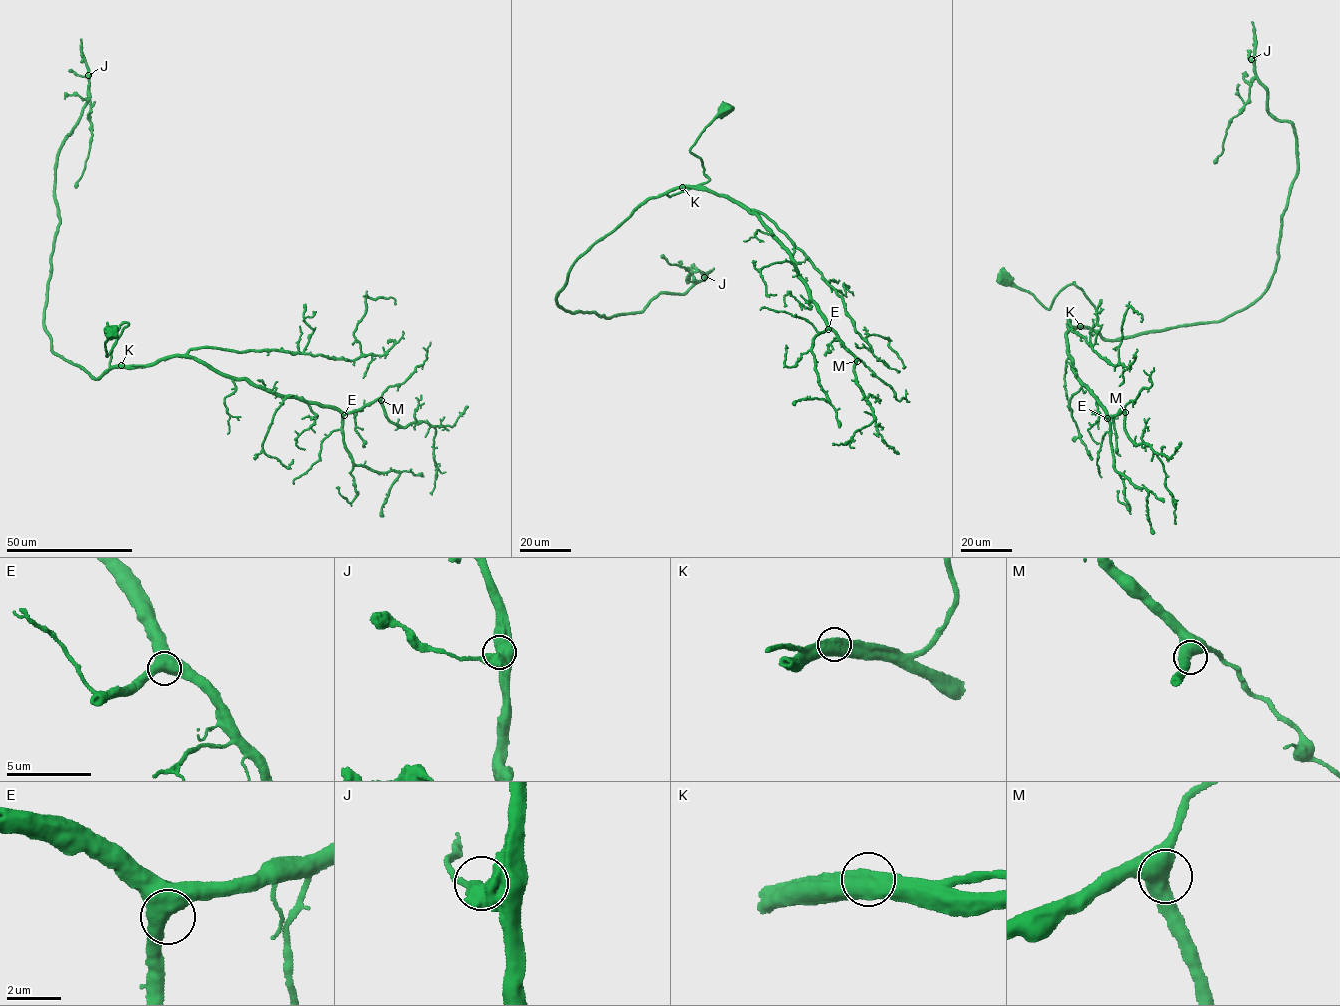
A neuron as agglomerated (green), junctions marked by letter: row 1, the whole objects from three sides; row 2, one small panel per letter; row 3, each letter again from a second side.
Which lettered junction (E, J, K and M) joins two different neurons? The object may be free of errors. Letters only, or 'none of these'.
none of these

